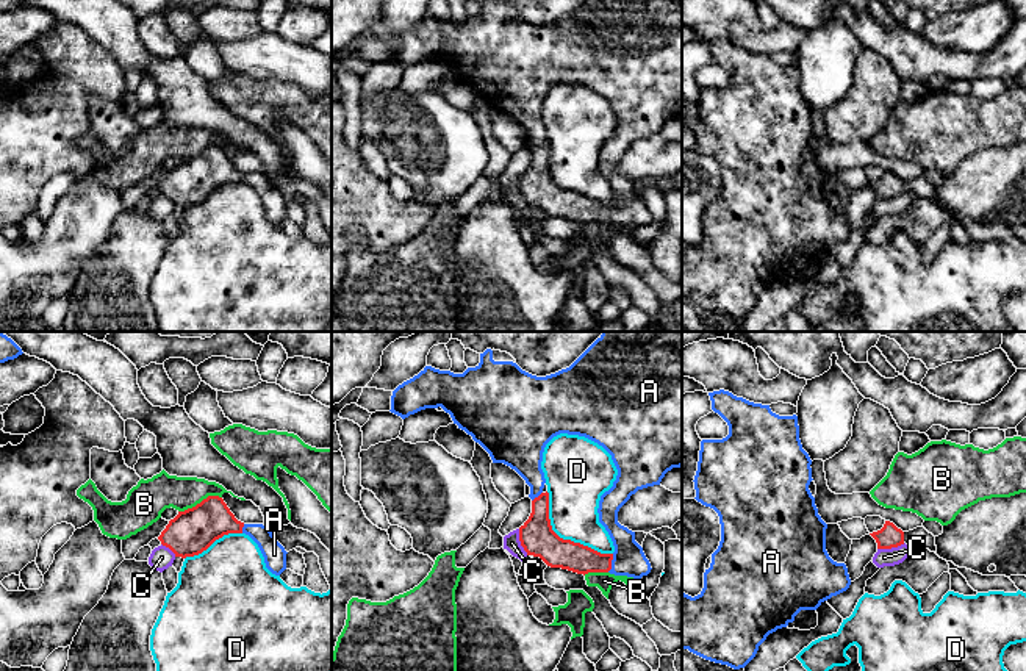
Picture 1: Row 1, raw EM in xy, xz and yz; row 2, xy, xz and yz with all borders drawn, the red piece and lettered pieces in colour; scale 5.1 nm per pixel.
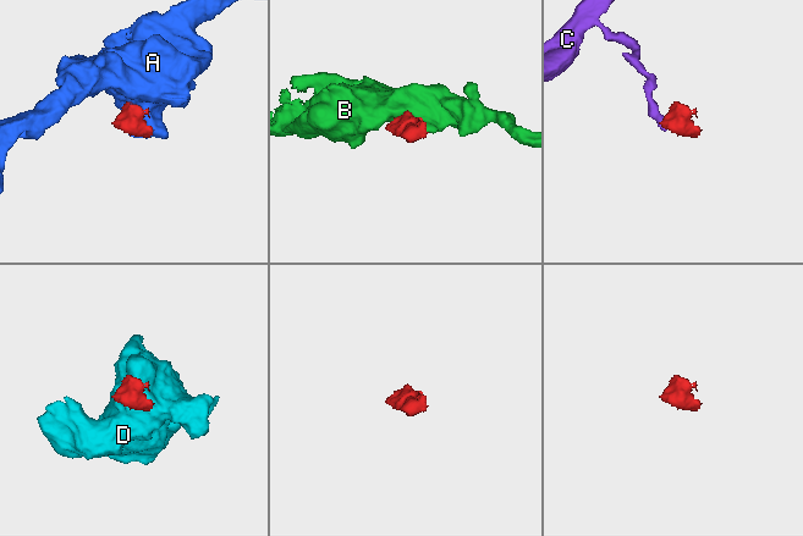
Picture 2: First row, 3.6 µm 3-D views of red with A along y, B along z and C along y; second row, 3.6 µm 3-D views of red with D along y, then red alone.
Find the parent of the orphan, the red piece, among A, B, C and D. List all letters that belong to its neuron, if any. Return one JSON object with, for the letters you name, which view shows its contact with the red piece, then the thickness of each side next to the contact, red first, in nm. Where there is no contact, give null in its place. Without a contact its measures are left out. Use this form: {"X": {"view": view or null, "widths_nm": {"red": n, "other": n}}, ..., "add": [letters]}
{"A": {"view": "xz", "widths_nm": {"red": 150, "other": 160}}, "add": ["A"]}

